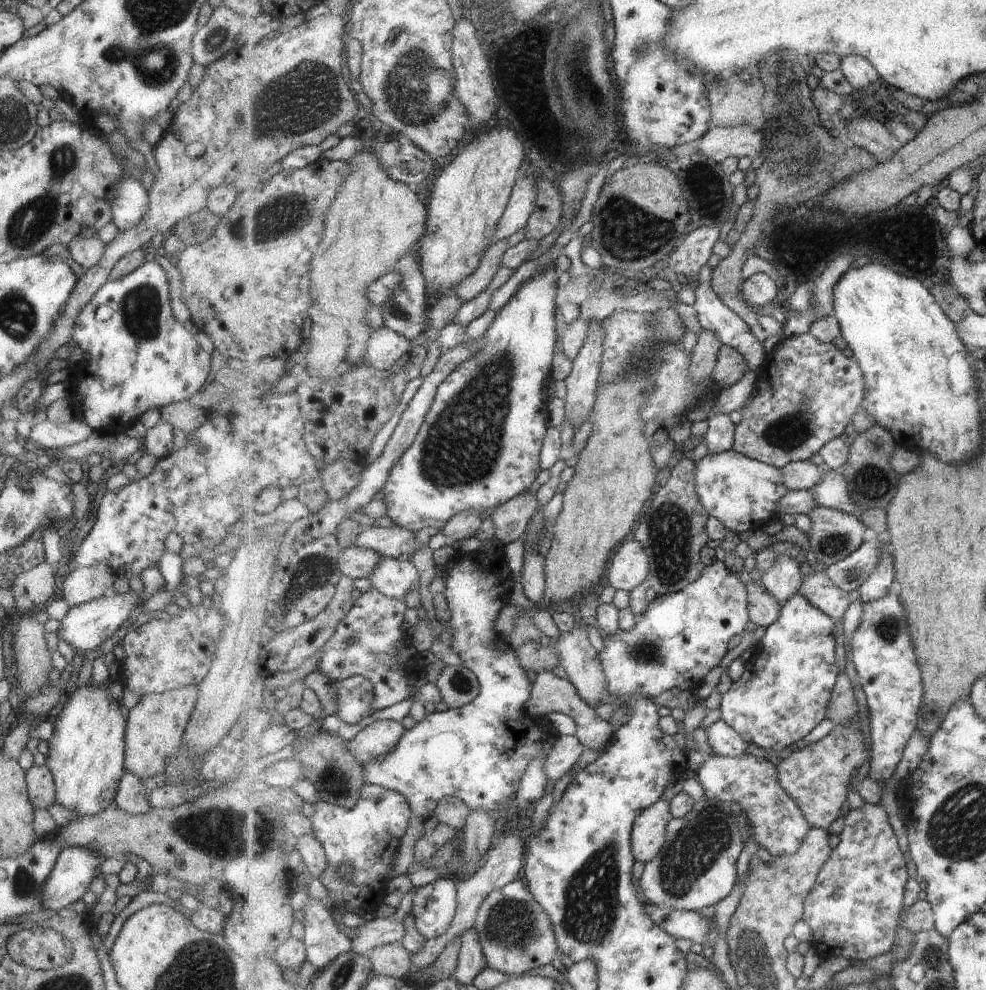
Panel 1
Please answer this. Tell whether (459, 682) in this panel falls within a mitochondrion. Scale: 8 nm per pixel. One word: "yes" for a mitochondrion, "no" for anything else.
yes

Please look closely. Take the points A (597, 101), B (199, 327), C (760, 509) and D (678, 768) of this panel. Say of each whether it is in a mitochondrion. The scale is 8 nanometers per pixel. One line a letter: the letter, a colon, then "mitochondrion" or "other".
A: mitochondrion
B: other
C: other
D: other

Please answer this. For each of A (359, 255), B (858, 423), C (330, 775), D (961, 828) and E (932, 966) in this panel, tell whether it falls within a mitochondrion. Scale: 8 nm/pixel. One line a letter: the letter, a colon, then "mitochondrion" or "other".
A: other
B: other
C: mitochondrion
D: mitochondrion
E: mitochondrion

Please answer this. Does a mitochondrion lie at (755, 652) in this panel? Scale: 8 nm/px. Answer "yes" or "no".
no

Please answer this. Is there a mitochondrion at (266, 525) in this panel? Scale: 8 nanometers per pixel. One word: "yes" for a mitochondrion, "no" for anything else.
no

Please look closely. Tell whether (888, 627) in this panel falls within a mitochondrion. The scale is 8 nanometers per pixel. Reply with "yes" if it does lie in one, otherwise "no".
yes

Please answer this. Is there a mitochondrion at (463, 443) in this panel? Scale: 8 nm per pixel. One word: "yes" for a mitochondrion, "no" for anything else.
yes

